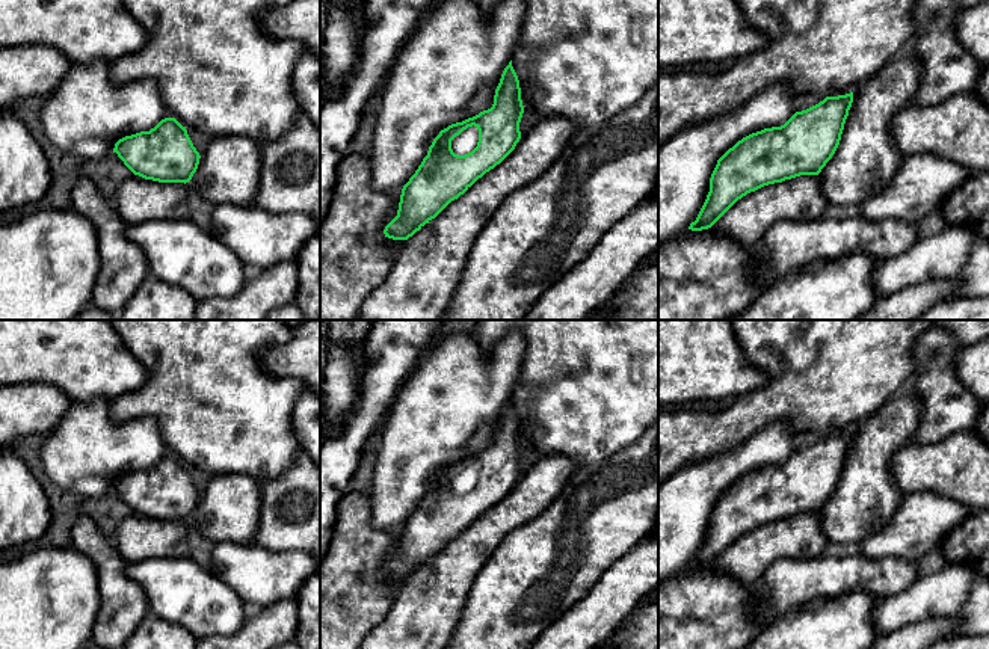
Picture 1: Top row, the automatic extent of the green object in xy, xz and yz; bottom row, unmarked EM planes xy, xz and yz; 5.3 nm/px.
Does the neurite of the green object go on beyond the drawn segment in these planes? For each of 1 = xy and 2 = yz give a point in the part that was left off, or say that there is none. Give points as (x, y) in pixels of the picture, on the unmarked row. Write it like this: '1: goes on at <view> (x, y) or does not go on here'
1: does not go on here
2: does not go on here

